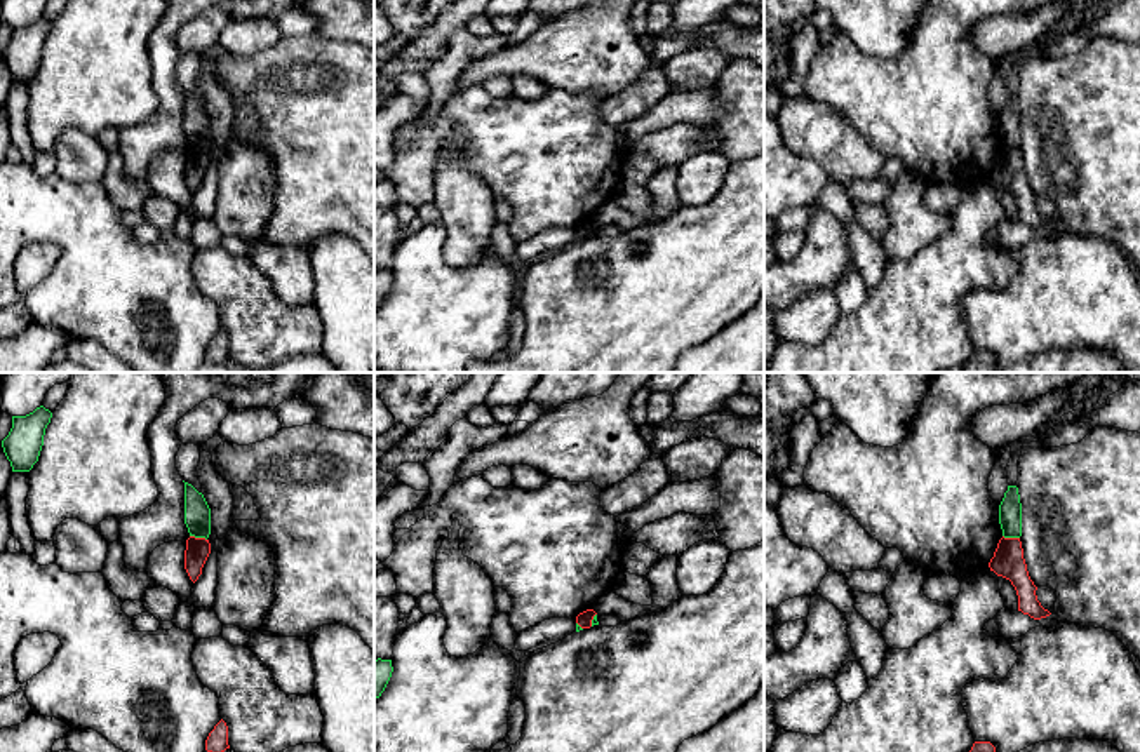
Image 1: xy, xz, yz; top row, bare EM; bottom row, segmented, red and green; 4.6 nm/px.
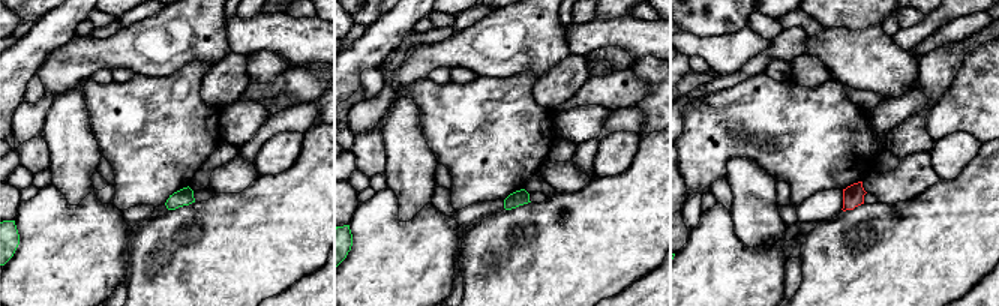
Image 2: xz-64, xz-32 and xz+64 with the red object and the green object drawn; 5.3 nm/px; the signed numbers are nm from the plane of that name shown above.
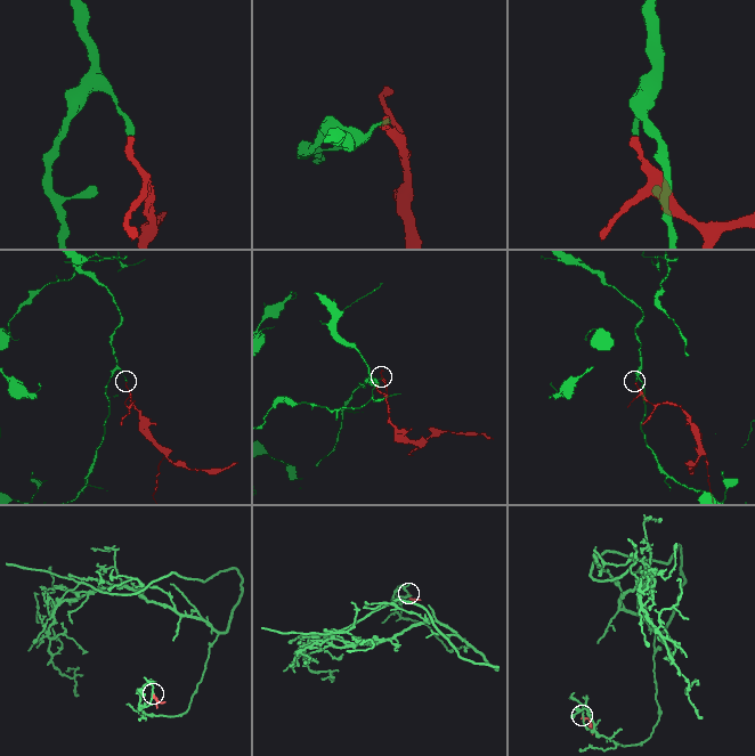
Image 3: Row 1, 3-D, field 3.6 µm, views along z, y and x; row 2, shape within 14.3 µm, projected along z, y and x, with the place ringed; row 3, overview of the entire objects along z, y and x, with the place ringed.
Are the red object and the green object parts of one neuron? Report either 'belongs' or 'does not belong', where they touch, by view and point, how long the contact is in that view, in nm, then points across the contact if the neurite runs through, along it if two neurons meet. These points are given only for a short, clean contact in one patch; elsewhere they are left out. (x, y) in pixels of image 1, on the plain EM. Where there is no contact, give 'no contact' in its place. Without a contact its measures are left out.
does not belong; meets red in xy at (199, 148); contact 80 nm long; border along xy (190, 145), (206, 150)

